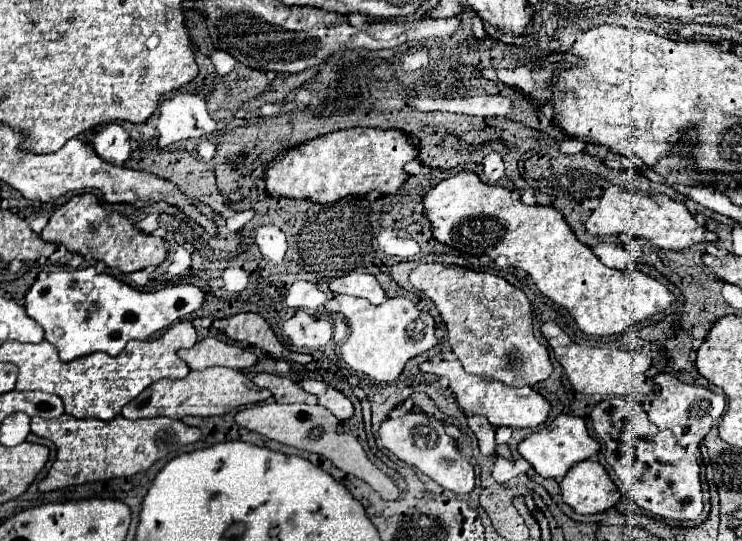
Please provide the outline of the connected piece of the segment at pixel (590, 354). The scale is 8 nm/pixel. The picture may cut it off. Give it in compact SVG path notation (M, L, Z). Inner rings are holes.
M546 321L542 325L542 335L548 345L554 349L558 363L564 367L568 381L578 393L586 395L648 395L652 387L648 385L646 371L652 367L652 357L638 353L638 351L624 351L624 349L600 349L600 347L584 347L578 343L568 341L568 335L554 323Z

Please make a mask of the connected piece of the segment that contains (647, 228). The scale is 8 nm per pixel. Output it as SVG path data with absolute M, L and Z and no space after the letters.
M610 187L602 199L600 205L594 209L590 219L586 221L586 231L592 235L620 235L630 233L637 238L648 239L650 243L662 247L662 249L686 249L700 241L716 241L718 235L712 231L706 231L696 223L696 219L690 215L690 211L684 207L684 203L674 201L662 193L648 195L642 191L630 191L630 189L618 189Z

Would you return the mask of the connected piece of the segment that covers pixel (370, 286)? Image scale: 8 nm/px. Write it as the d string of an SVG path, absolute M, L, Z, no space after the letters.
M350 271L348 275L334 279L330 283L330 291L334 295L344 293L350 297L362 297L362 299L368 299L372 305L380 305L382 301L386 301L386 293L376 281L376 277L360 271Z

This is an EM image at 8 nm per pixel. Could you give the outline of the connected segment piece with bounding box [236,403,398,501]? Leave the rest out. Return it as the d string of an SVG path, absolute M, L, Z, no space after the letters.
M258 403L250 409L242 409L236 413L236 423L250 431L256 431L268 439L274 439L282 445L290 445L296 449L304 449L310 453L318 453L332 461L344 473L350 473L368 485L386 501L398 499L398 487L366 457L360 441L350 433L338 431L340 421L322 405L280 405L280 403Z

